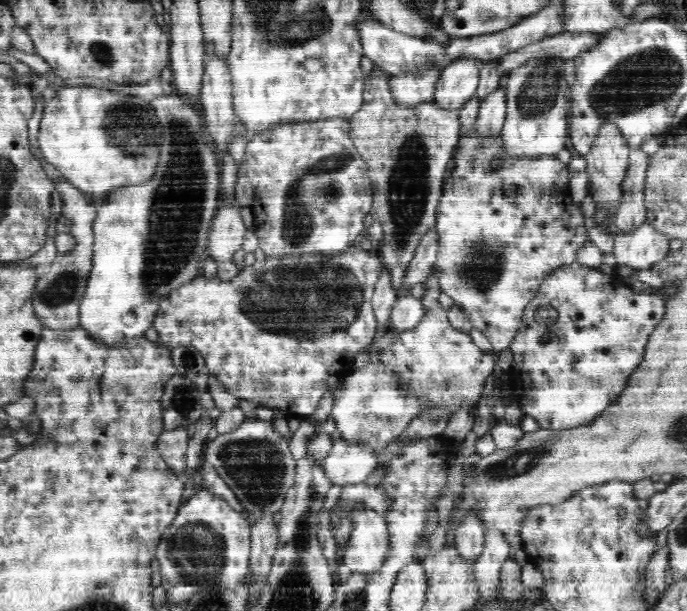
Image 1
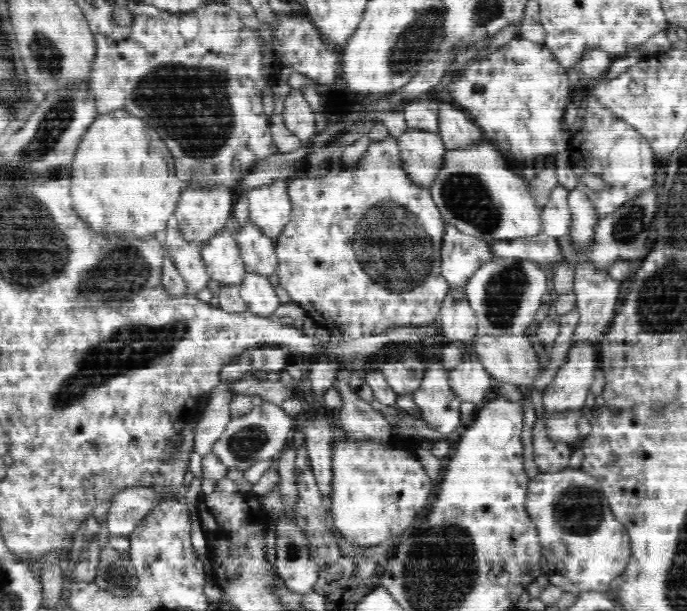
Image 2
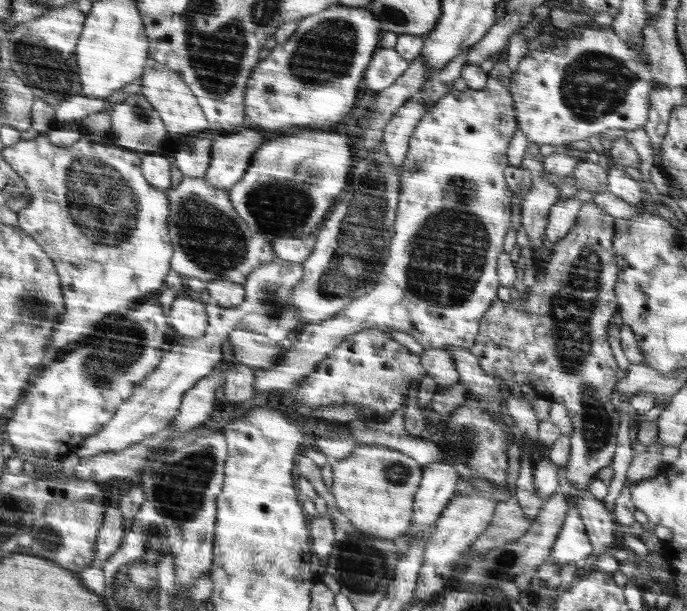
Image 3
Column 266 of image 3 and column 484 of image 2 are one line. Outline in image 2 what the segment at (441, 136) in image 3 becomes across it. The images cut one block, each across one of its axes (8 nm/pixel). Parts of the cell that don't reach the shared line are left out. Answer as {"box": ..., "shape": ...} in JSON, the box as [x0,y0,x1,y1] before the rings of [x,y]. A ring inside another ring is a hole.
{"box":[448,351,493,405],"shape":[[[474,351],[464,354],[462,363],[450,371],[448,375],[450,375],[450,390],[454,391],[455,398],[462,402],[473,402],[480,405],[482,399],[486,396],[484,392],[488,392],[488,388],[493,384],[493,376],[484,369],[482,362]]]}

